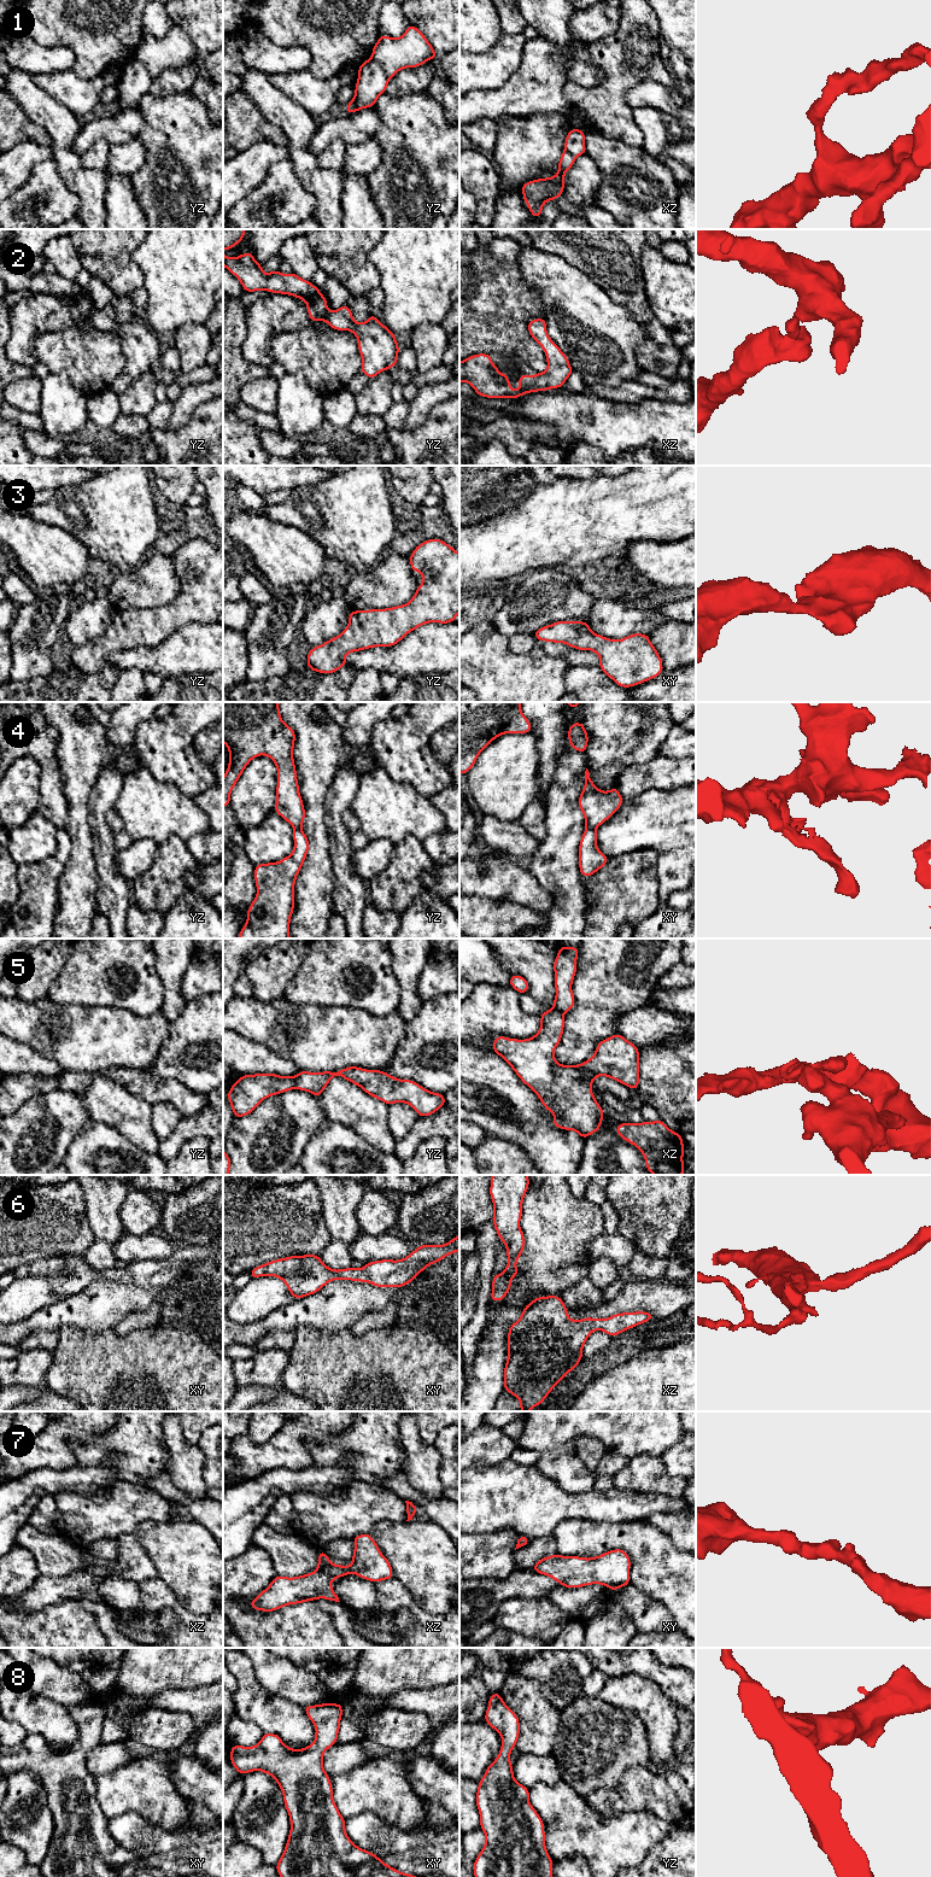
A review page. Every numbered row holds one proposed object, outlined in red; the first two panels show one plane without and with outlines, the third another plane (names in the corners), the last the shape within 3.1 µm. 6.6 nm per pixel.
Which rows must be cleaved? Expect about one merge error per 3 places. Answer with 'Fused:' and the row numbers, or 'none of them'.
Fused: 1, 4, 5

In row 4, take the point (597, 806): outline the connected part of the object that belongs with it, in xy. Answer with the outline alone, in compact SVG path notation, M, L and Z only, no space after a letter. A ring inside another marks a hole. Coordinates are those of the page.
M585 771L585 785L578 799L585 817L586 828L596 830L607 821L623 803L617 787L609 791L599 790L592 782L590 772Z

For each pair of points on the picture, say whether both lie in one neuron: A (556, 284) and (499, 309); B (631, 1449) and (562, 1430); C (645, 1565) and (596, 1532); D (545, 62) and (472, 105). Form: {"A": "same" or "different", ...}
{"A": "different", "B": "same", "C": "same", "D": "same"}

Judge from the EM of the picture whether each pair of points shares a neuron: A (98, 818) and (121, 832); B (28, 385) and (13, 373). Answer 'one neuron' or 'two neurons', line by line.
A: two neurons
B: two neurons

